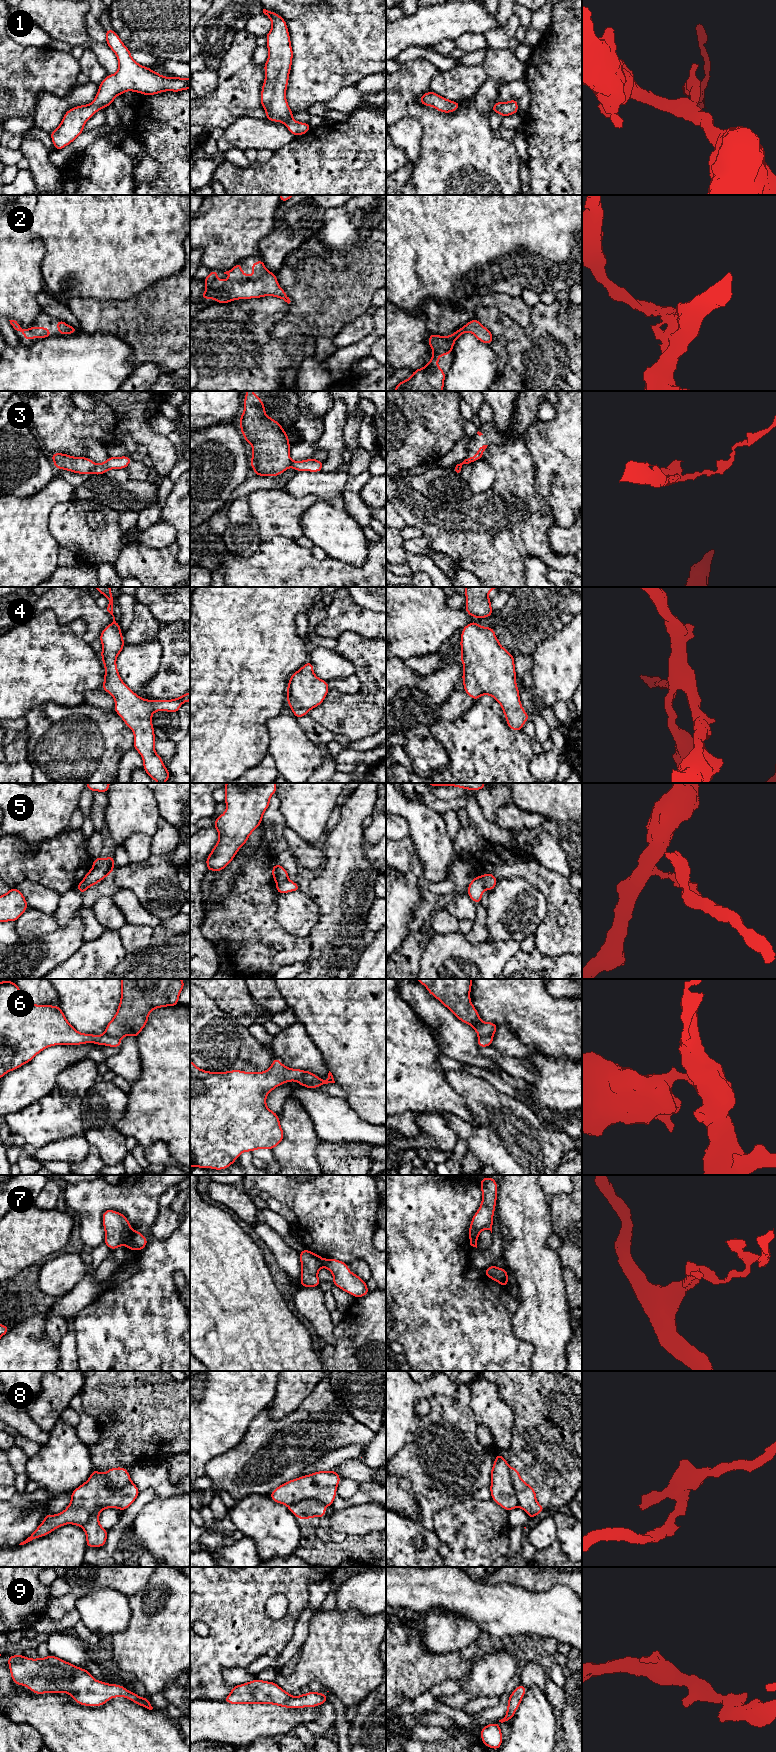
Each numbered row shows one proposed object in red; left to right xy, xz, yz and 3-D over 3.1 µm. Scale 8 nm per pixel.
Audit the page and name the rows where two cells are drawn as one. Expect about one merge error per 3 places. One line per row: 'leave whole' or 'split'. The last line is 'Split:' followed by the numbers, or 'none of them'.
1: leave whole
2: leave whole
3: split
4: leave whole
5: split
6: split
7: split
8: split
9: leave whole
Split: 3, 5, 6, 7, 8

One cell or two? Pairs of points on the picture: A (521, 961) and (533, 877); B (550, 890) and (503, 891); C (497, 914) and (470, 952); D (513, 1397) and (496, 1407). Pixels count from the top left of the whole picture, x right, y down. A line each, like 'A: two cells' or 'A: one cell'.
A: two cells
B: two cells
C: two cells
D: two cells

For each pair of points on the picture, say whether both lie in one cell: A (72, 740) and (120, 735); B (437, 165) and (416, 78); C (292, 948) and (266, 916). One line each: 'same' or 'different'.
A: same
B: same
C: same

